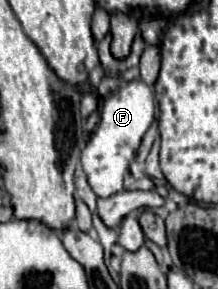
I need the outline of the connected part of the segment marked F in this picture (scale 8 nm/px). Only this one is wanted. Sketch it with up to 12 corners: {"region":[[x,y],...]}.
{"region":[[121,81],[81,151],[93,193],[123,191],[155,119],[153,89]]}

